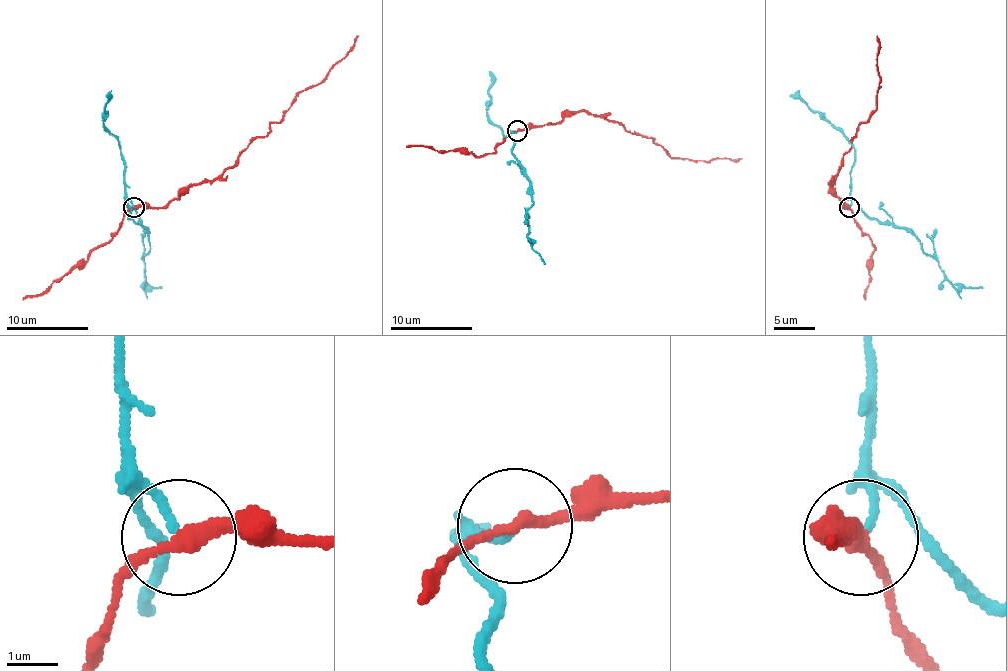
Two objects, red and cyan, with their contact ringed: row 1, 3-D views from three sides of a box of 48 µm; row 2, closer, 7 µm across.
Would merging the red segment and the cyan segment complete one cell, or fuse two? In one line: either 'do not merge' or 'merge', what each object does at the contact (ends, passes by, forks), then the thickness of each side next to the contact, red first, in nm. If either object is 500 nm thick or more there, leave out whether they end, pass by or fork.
do not merge; red passes by; cyan ends; calibres 240 and 150 nm

